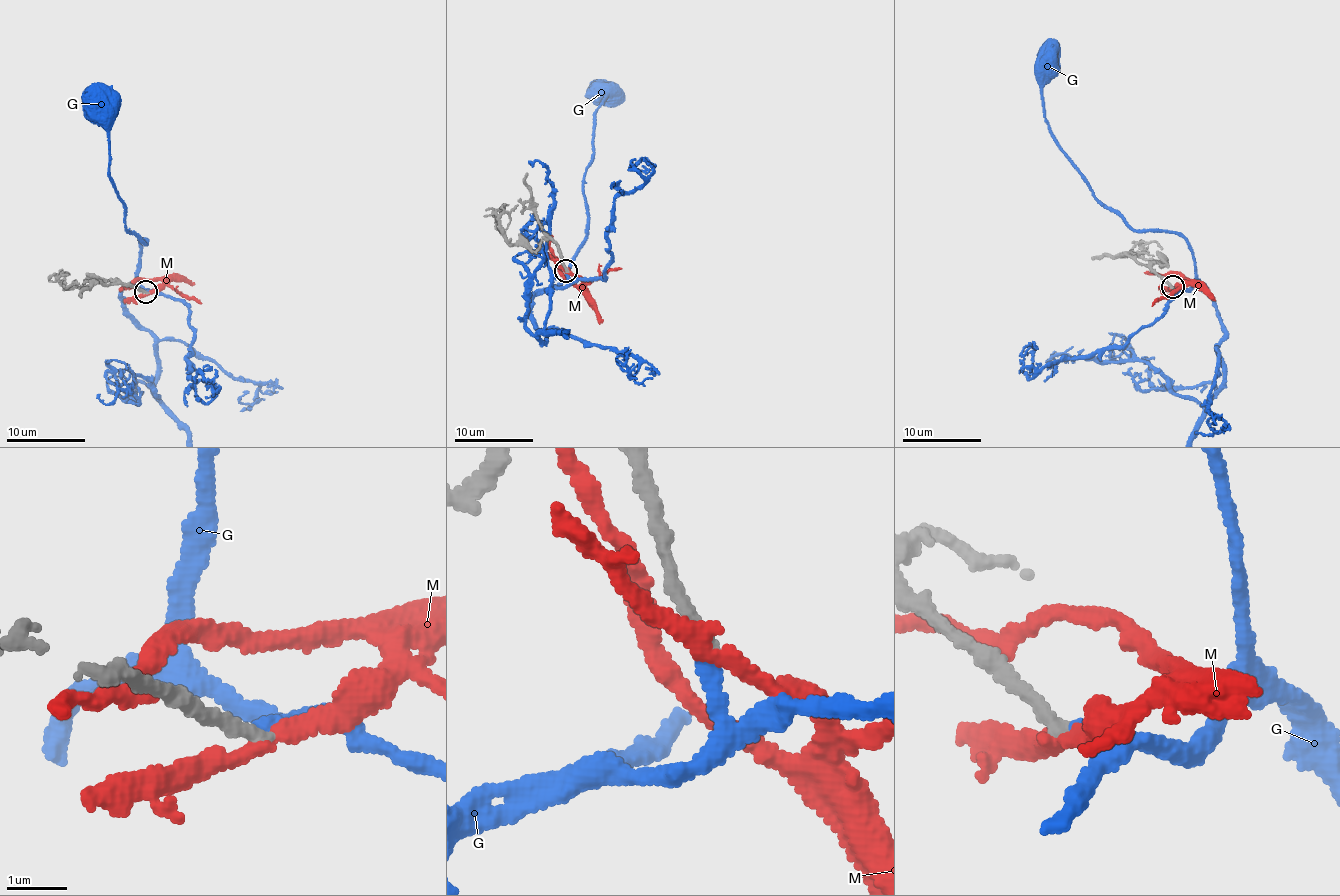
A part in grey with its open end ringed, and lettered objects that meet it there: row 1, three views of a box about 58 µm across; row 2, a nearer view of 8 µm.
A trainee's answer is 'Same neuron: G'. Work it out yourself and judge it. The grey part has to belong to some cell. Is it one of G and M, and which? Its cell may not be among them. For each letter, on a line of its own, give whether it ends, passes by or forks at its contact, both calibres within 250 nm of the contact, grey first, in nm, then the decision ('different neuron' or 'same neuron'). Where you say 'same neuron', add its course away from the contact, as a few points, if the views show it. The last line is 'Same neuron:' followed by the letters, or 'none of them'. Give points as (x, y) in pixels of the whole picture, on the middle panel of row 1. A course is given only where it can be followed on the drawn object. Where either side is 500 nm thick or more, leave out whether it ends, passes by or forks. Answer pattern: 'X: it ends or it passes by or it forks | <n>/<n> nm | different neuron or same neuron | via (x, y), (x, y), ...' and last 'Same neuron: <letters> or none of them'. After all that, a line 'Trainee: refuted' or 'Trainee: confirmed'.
G: it ends | 240/260 nm | same neuron | via (566, 272), (568, 282), (554, 287), (567, 275), (586, 236), (582, 186), (603, 94)
M: it passes by | 240/280 nm | different neuron
Same neuron: G
Trainee: confirmed

